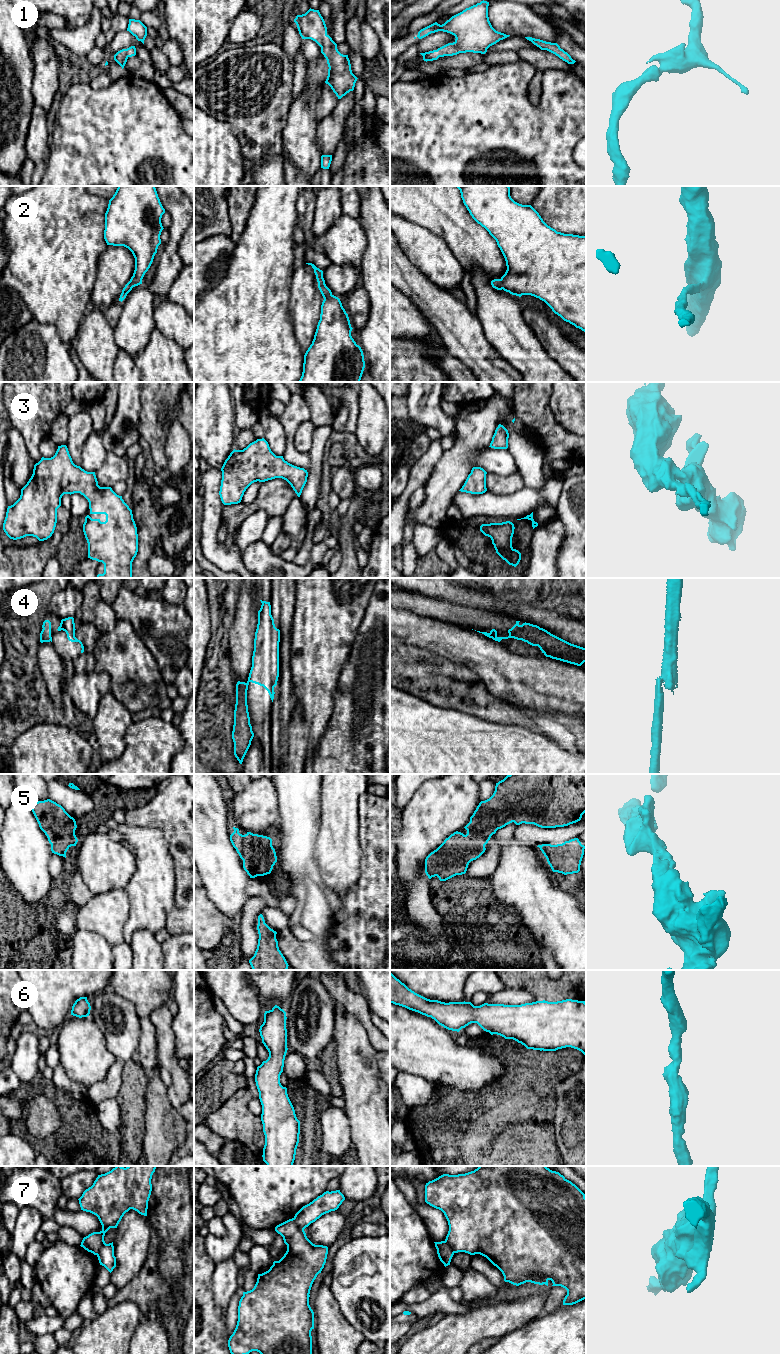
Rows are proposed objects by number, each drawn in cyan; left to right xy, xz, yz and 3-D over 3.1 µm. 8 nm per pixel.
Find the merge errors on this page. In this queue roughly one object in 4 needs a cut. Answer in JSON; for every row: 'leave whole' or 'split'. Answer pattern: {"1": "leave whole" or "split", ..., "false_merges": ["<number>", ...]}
{"1": "leave whole", "2": "leave whole", "3": "leave whole", "4": "split", "5": "leave whole", "6": "leave whole", "7": "split", "false_merges": ["4", "7"]}

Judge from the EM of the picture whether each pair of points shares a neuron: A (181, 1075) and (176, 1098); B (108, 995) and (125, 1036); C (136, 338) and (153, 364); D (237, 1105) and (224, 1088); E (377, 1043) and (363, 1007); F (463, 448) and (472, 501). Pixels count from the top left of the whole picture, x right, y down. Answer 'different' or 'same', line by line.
A: same
B: same
C: different
D: different
E: same
F: different

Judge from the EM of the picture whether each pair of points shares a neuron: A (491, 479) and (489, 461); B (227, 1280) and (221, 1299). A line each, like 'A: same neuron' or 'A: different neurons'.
A: different neurons
B: same neuron

